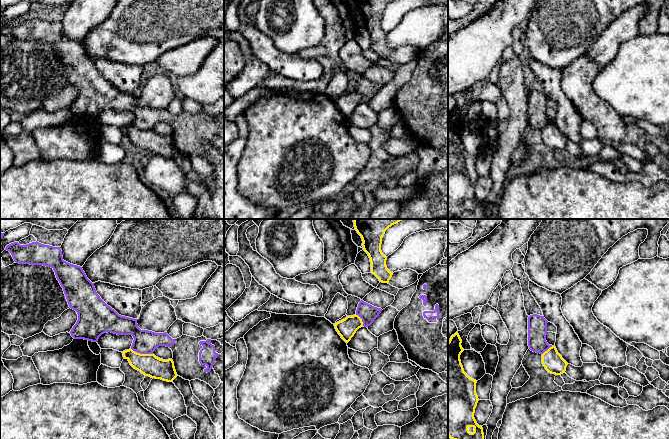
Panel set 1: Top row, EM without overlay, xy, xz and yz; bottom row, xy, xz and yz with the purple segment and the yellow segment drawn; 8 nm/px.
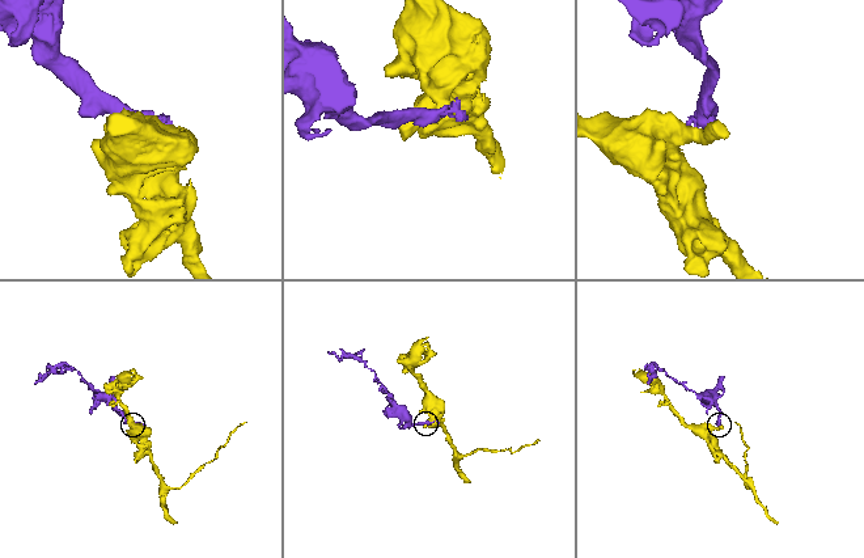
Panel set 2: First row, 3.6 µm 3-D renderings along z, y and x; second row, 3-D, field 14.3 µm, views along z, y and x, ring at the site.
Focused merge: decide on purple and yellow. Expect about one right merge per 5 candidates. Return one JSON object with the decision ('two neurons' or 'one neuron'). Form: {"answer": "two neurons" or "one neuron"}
{"answer": "two neurons"}

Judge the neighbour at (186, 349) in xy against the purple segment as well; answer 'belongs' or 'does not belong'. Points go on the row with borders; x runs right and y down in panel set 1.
belongs

